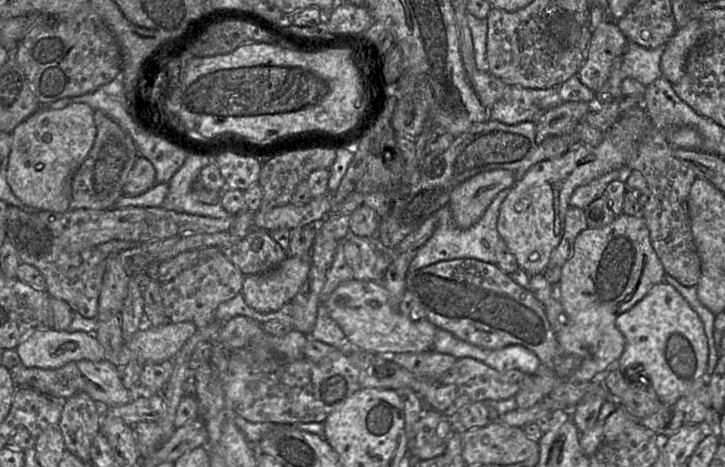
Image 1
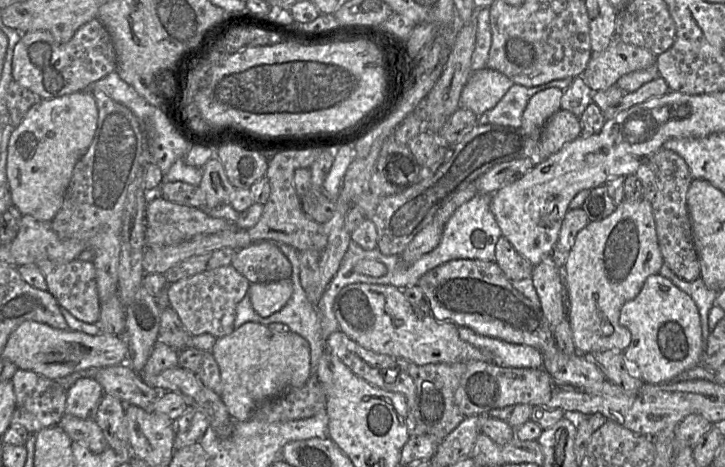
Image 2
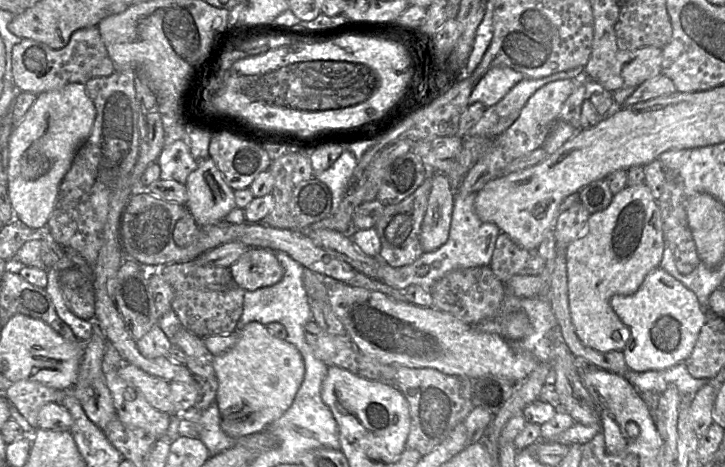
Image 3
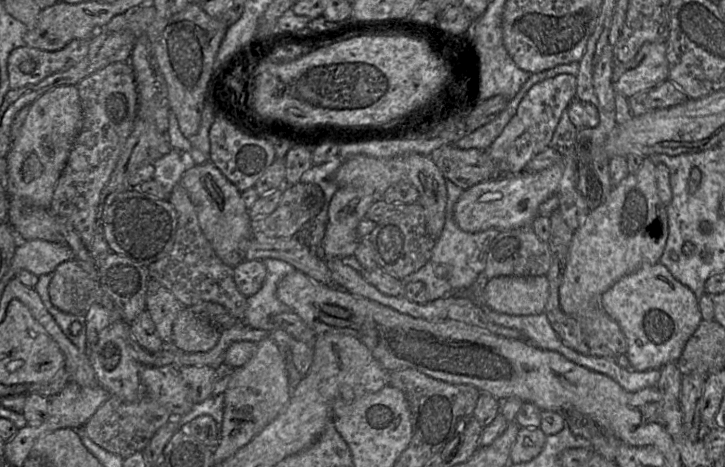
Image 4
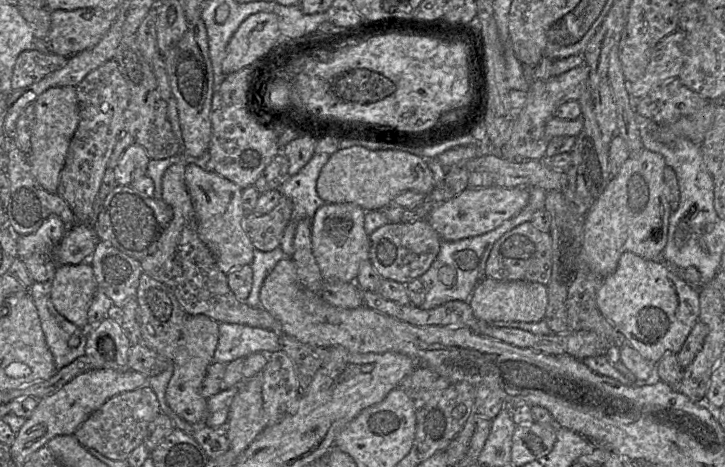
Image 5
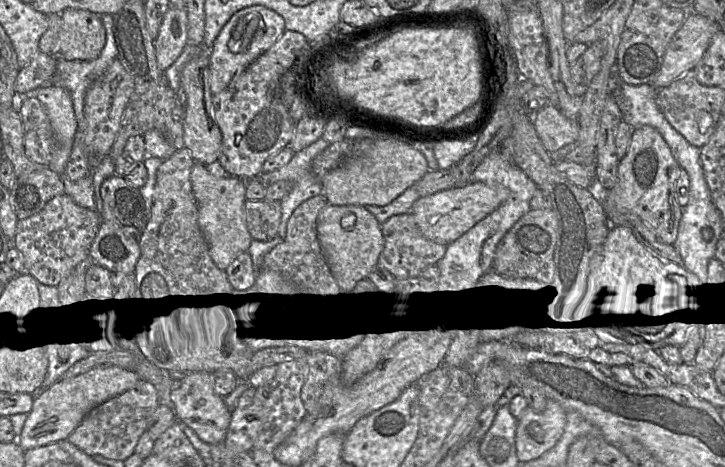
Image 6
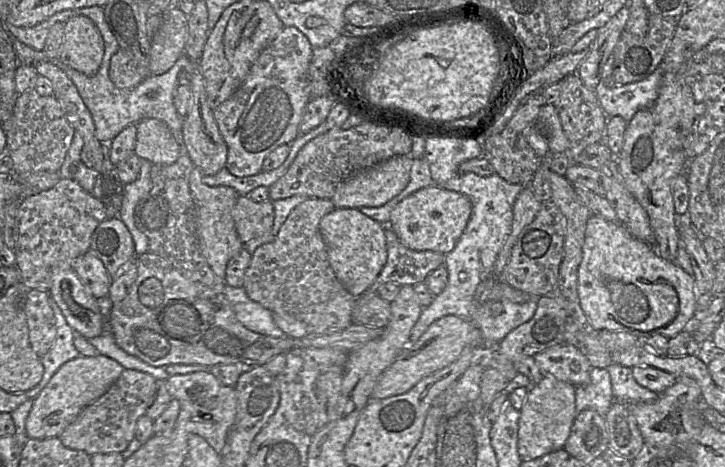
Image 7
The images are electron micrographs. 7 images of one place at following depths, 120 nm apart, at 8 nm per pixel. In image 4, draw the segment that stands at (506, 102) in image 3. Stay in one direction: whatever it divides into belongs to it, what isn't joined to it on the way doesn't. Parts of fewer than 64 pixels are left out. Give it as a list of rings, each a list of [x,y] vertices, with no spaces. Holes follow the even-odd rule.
[[[572,62],[569,64],[557,65],[551,69],[531,74],[515,97],[509,100],[506,108],[494,120],[471,133],[467,133],[461,139],[453,143],[453,145],[460,149],[475,148],[481,151],[486,151],[516,114],[520,102],[532,86],[559,74],[571,74],[577,76],[578,71],[579,62]]]

